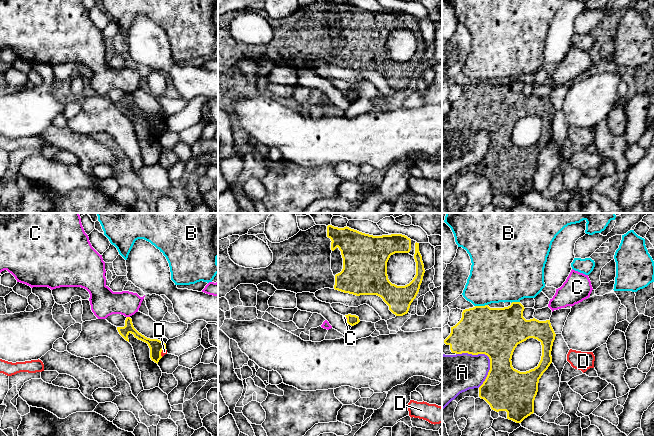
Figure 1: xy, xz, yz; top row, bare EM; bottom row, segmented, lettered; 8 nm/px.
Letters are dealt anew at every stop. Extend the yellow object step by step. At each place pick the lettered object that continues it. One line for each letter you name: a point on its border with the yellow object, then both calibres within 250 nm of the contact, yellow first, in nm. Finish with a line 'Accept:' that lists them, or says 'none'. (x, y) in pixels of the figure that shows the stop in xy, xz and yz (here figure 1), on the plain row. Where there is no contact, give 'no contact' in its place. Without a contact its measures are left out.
Accept: none

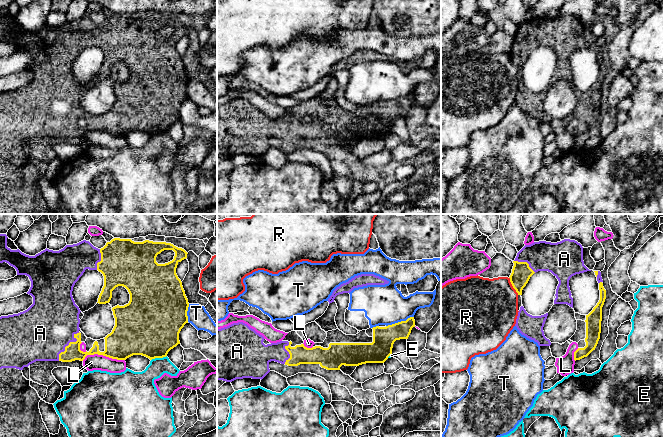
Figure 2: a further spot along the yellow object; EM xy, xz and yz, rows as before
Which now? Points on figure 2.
A: contact xy (69, 120); calibres 130 and 440 nm
Accept: A

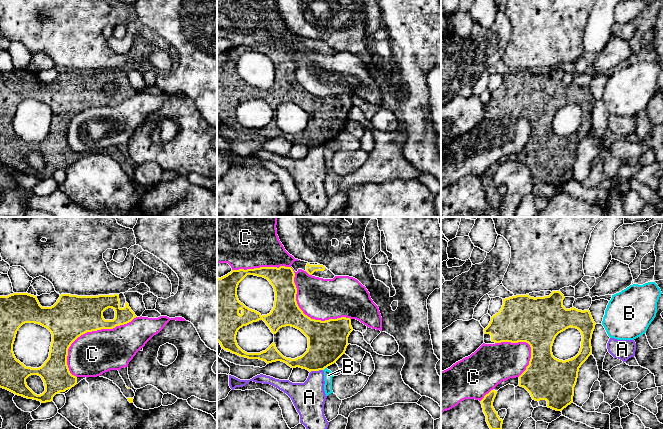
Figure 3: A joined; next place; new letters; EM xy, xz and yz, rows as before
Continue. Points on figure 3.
Accept: none

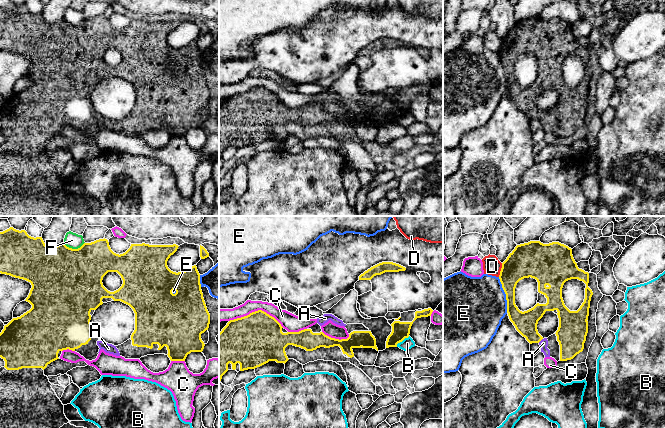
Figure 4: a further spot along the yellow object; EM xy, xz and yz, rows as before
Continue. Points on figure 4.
A: contact yz (540, 116); calibres 220 and 70 nm
Accept: A

